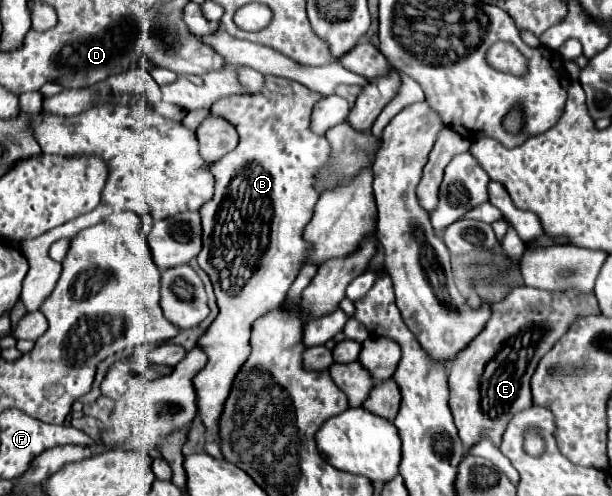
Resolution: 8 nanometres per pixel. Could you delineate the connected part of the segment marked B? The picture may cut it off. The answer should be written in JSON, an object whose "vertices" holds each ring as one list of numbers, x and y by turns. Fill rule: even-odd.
{"vertices":[[267,74,259,94,225,96,211,106,211,114,229,120,239,134,237,148,225,154,219,162,211,164,211,174,215,176,215,196,199,210,203,220,203,250,197,260,213,282,219,314,207,332,197,340,197,346,207,354,207,364,193,376,193,386,197,392,197,414,215,440,219,440,219,418,229,398,233,380,251,354,249,338,253,322,267,312,277,310,285,302,287,290,305,260,307,242,303,240,303,228,311,220,319,198,319,192,313,188,313,176,329,158,327,138,311,134,309,128,313,106,321,98,325,96,299,82]]}

